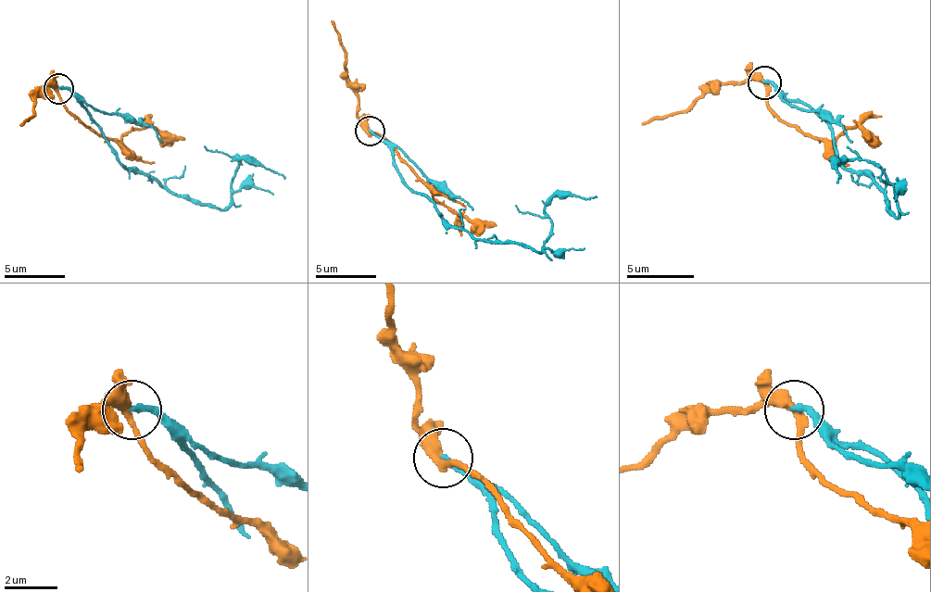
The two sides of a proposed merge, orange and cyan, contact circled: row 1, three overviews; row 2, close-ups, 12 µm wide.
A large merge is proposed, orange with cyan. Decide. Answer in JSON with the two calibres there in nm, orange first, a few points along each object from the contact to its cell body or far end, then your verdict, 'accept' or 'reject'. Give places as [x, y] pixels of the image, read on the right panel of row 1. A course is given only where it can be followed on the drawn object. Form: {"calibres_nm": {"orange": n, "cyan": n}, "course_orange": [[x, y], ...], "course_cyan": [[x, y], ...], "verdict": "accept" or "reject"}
{"calibres_nm": {"orange": 380, "cyan": 240}, "course_orange": [[763, 80], [766, 104], [817, 137], [834, 141], [844, 131], [861, 127], [871, 141]], "course_cyan": [[763, 83], [827, 123], [834, 154], [864, 170], [898, 218], [894, 184], [877, 167], [837, 160], [837, 184]], "verdict": "reject"}

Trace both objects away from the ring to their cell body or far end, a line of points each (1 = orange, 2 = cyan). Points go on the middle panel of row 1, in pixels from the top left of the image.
1: (371, 130), (371, 132), (379, 132), (415, 178), (439, 202), (460, 217), (496, 226)
2: (371, 130), (409, 187), (448, 220), (491, 242), (542, 250), (551, 233), (545, 205), (554, 196), (597, 196)

